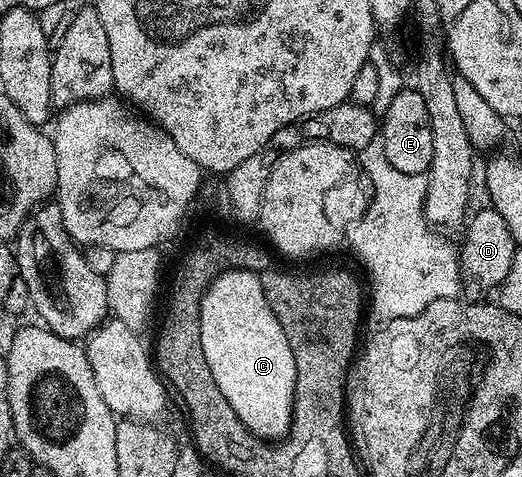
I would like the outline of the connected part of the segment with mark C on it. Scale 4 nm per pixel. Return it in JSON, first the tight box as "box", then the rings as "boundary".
{"box":[197,269,295,441],"boundary":[[[246,269],[227,270],[219,274],[218,277],[205,287],[203,292],[203,301],[198,302],[197,318],[201,325],[201,349],[205,349],[205,361],[209,361],[209,373],[213,373],[213,378],[217,381],[217,389],[221,389],[222,395],[225,396],[225,401],[229,401],[233,405],[233,410],[240,417],[241,421],[246,425],[254,435],[260,439],[268,441],[279,441],[286,436],[291,427],[291,414],[293,413],[294,405],[294,385],[295,385],[295,369],[293,361],[293,349],[289,349],[289,341],[285,337],[285,329],[281,329],[281,325],[277,321],[277,317],[273,317],[273,309],[271,302],[265,297],[263,292],[263,280],[257,274],[254,275]]]}

